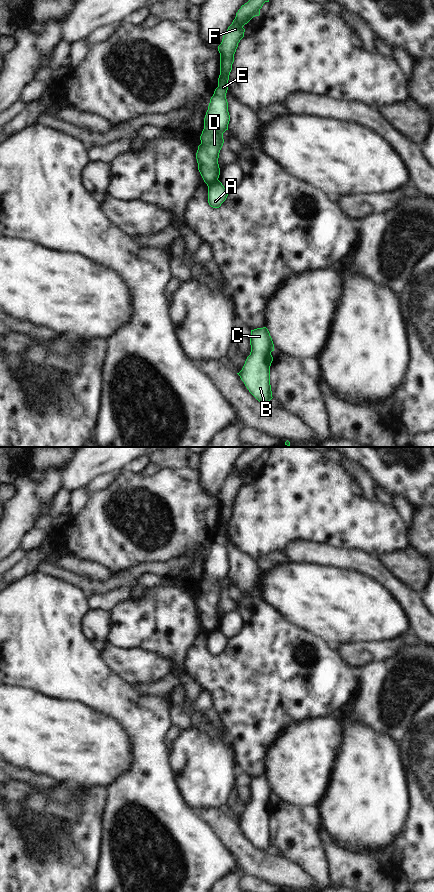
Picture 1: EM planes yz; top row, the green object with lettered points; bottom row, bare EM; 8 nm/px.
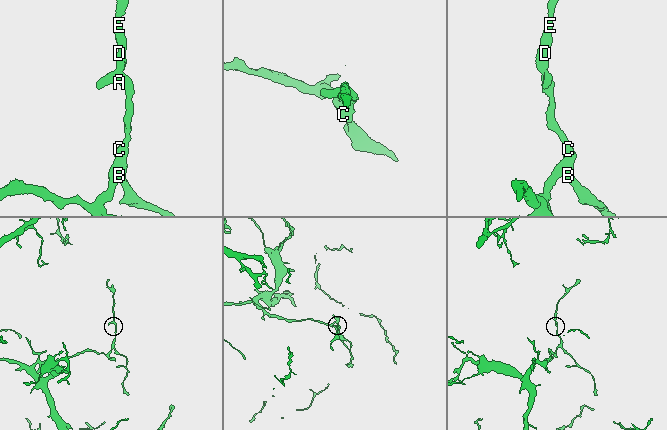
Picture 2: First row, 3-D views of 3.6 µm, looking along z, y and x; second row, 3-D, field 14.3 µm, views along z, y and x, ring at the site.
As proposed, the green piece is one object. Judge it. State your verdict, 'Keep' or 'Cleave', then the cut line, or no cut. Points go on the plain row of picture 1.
Cleave. Split along yz (217, 627), (207, 633)

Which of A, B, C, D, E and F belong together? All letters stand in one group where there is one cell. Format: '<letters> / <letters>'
A B C / D E F

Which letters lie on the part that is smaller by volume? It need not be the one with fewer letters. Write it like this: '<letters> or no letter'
D, E, F

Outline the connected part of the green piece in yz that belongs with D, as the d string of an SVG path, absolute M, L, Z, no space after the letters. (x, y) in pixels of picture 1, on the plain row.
M250 447L242 453L218 494L220 501L218 535L210 547L204 566L204 577L200 584L201 592L198 594L196 601L198 618L207 633L218 628L220 623L218 606L224 591L223 581L228 578L230 569L226 547L228 528L238 491L244 485L245 477L243 474L253 465L259 464L263 452L269 450L269 448Z

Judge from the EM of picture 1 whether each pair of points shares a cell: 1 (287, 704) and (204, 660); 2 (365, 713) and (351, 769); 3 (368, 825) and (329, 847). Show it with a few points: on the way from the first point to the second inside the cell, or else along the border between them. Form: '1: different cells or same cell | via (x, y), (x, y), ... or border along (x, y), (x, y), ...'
1: same cell | via (266, 683), (250, 682), (225, 676)
2: different cells | border along (348, 708), (356, 720), (364, 721), (384, 732)
3: different cells | border along (321, 826), (335, 842)

